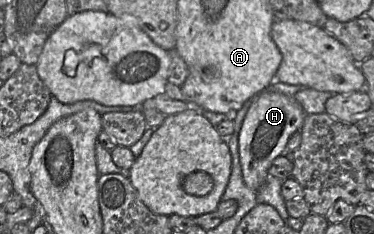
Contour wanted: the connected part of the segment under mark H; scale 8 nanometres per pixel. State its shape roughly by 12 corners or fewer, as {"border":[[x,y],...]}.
{"border":[[261,92],[239,133],[243,180],[264,184],[301,130],[292,96]]}

